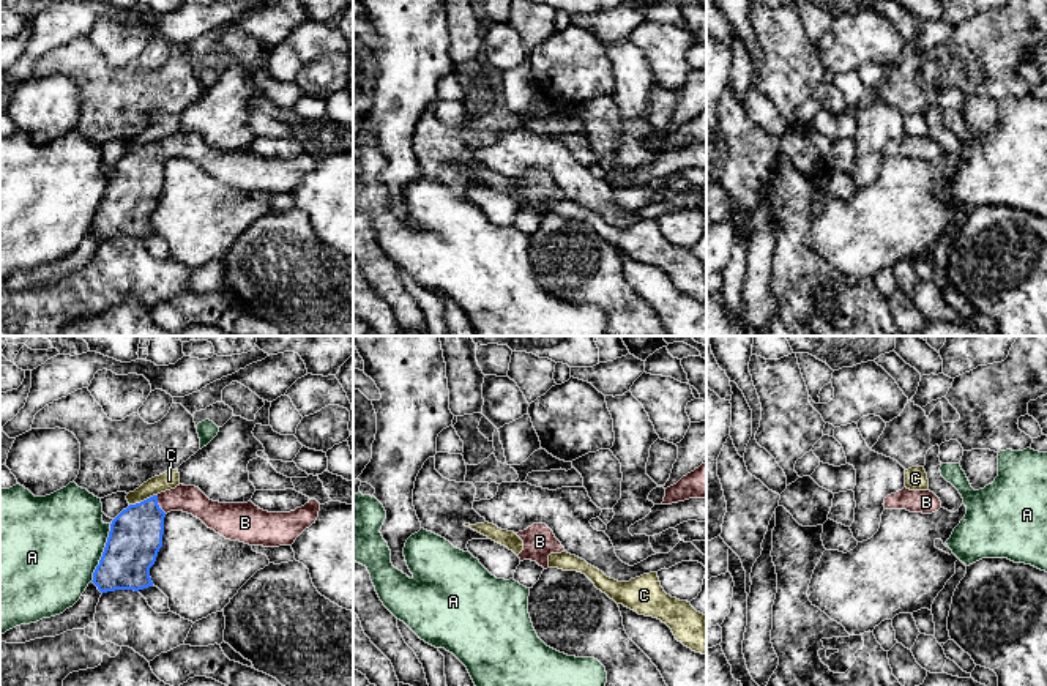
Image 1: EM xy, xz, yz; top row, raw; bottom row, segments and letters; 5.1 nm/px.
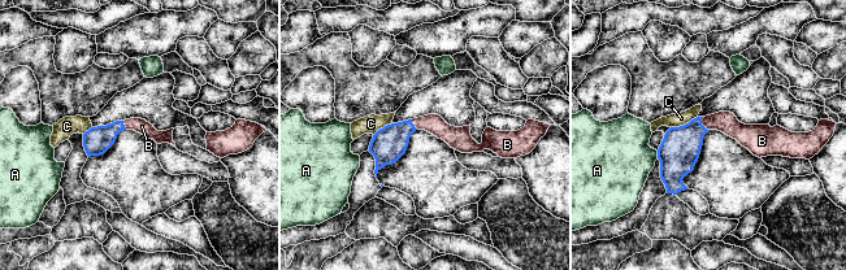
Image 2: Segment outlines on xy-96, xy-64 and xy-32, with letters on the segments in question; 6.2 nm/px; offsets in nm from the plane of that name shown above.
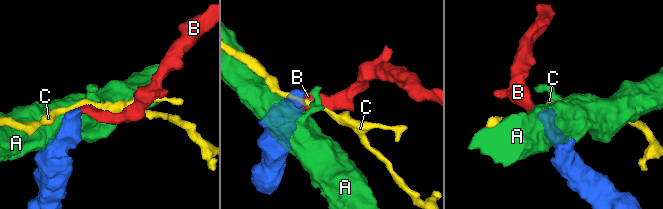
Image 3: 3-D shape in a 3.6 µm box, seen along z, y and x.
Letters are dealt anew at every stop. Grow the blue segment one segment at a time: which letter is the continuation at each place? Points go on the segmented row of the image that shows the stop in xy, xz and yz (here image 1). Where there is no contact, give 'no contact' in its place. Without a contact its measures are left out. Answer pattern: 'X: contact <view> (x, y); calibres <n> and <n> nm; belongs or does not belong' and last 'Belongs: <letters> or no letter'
A: contact xy (103, 552); calibres 280 and 480 nm; does not belong
B: contact xy (158, 505); calibres 280 and 140 nm; belongs
C: contact xy (144, 500); calibres 280 and 90 nm; does not belong
Belongs: B

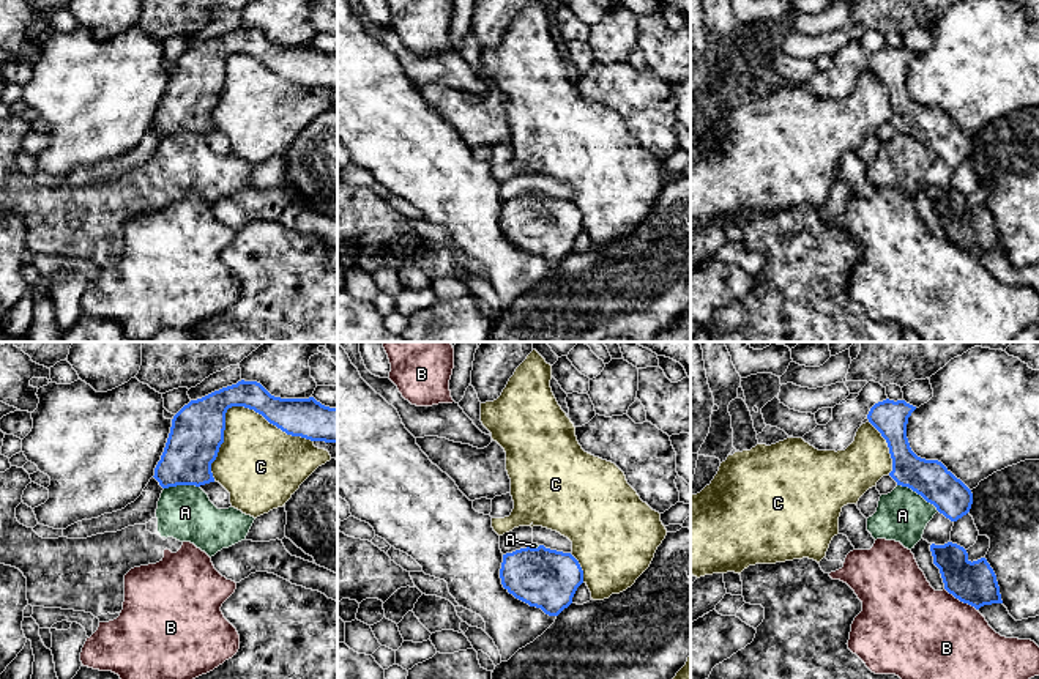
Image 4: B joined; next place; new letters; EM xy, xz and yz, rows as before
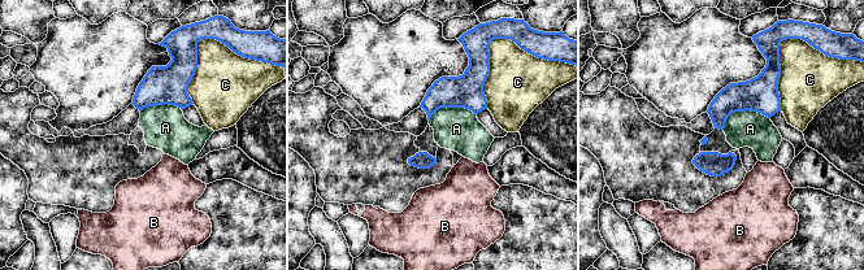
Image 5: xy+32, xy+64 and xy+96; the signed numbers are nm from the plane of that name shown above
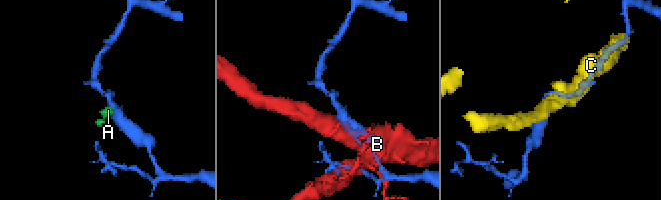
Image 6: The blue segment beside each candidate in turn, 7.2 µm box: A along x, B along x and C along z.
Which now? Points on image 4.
A: contact yz (918, 493); calibres 200 and 260 nm; does not belong
B: contact yz (960, 601); calibres 220 and 460 nm; does not belong
C: contact xy (238, 405); calibres 280 and 320 nm; does not belong
Belongs: no letter

